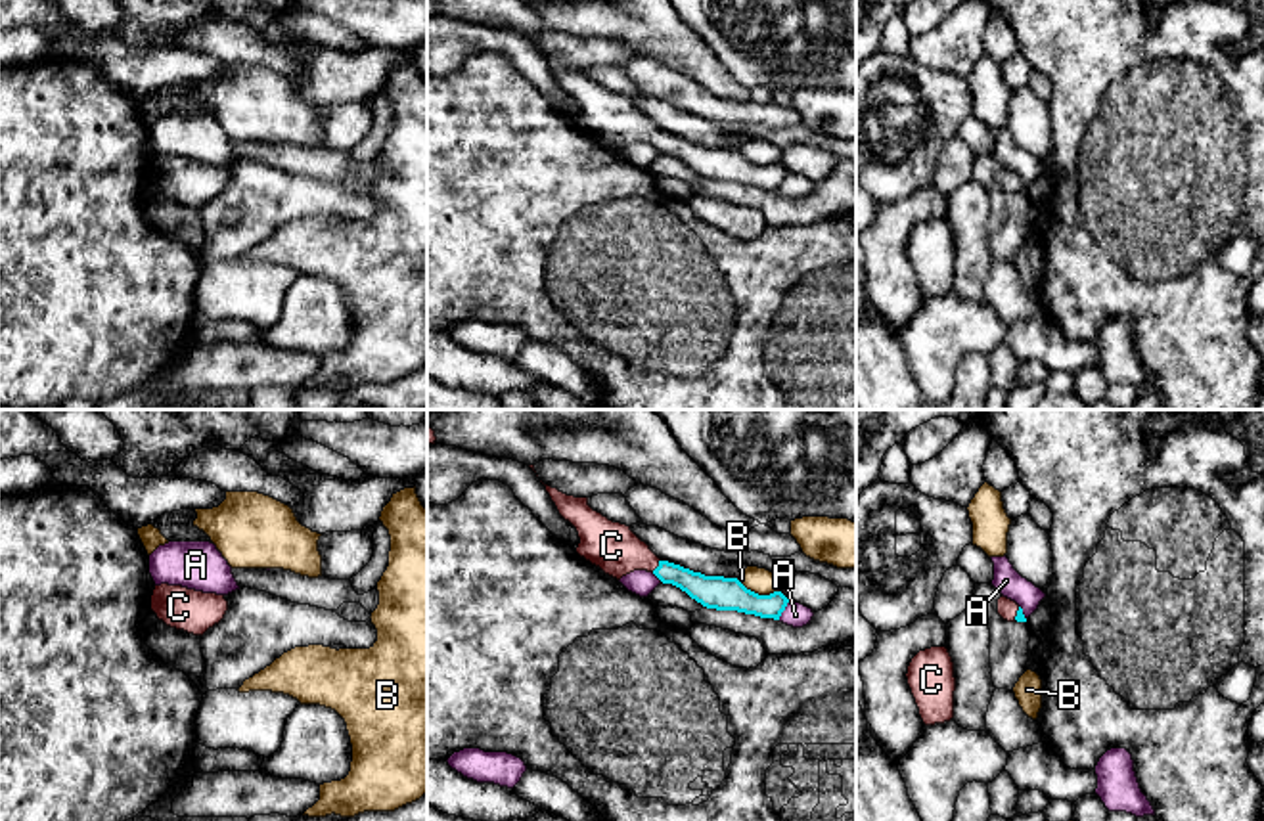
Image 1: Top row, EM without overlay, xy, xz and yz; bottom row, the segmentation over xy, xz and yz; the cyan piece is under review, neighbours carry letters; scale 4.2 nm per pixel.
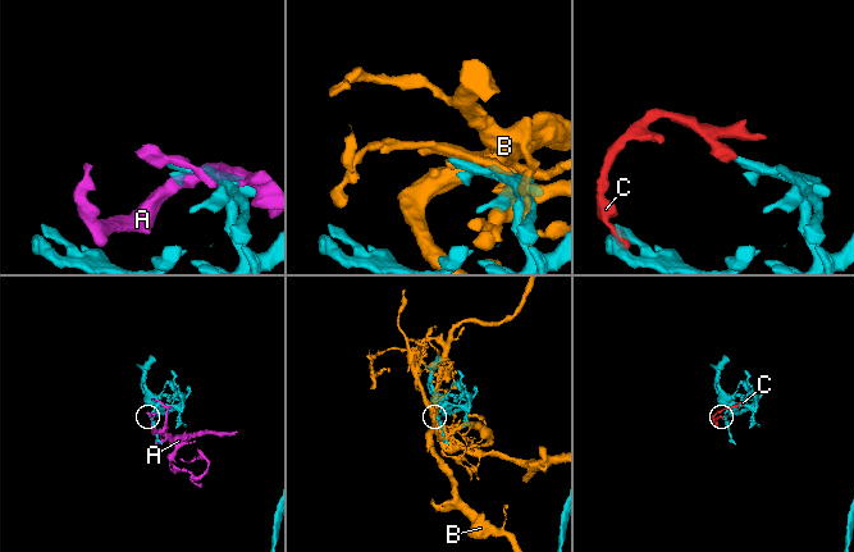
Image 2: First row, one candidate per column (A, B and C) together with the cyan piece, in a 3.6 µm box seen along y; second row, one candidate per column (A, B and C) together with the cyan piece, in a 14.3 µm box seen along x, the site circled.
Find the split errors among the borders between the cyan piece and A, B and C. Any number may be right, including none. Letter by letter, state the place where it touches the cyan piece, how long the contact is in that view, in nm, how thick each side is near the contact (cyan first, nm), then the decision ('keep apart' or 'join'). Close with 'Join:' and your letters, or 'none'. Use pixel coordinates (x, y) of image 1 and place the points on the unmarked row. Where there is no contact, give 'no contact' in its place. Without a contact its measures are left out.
A: xz (784, 180) | 90 nm | 140/100 nm | keep apart
B: xz (757, 165) | 190 nm | 140/110 nm | keep apart
C: xz (659, 136) | 70 nm | 140/200 nm | join
Join: C

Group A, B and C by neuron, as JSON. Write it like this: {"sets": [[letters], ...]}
{"sets": [["A"], ["B"], ["C"]]}

